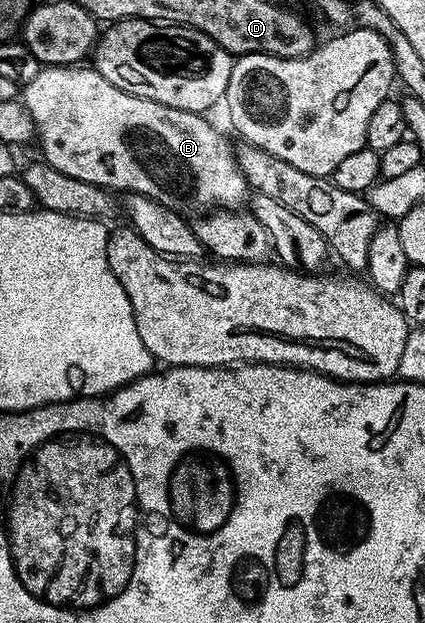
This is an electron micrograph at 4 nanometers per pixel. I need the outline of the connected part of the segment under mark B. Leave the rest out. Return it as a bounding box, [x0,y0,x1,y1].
[22,64,250,212]

